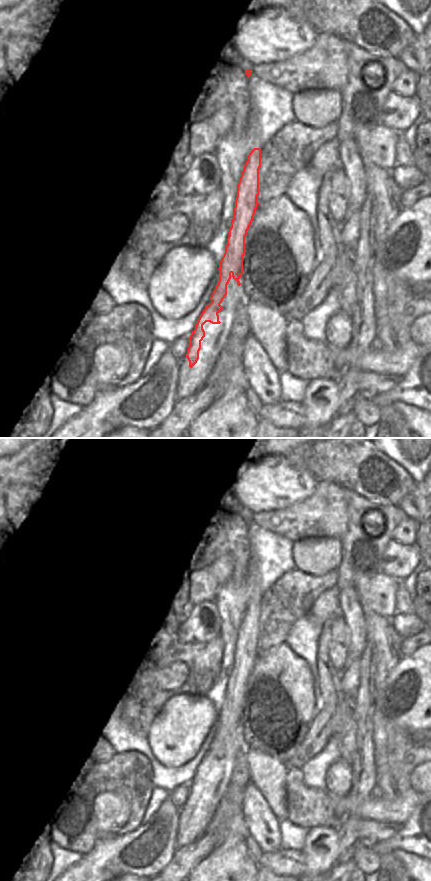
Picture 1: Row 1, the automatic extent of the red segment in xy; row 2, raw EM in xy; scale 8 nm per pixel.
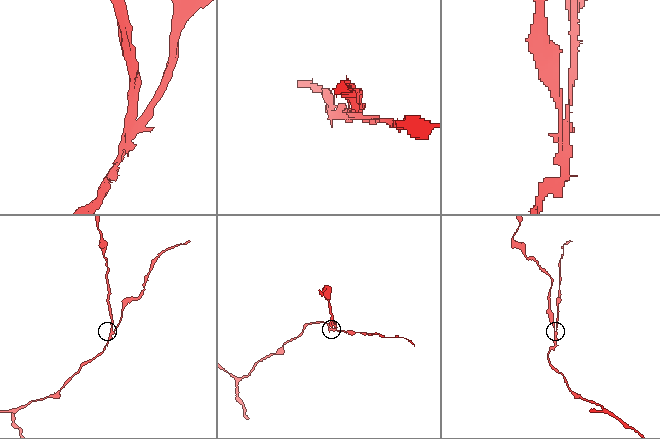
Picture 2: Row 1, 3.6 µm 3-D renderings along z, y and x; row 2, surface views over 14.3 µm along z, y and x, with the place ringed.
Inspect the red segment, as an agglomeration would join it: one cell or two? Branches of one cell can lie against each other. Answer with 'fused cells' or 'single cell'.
fused cells

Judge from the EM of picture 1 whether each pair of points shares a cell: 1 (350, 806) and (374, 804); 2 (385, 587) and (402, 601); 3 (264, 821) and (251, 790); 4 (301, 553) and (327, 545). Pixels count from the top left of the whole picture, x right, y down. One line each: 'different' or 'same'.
1: same
2: different
3: same
4: same

